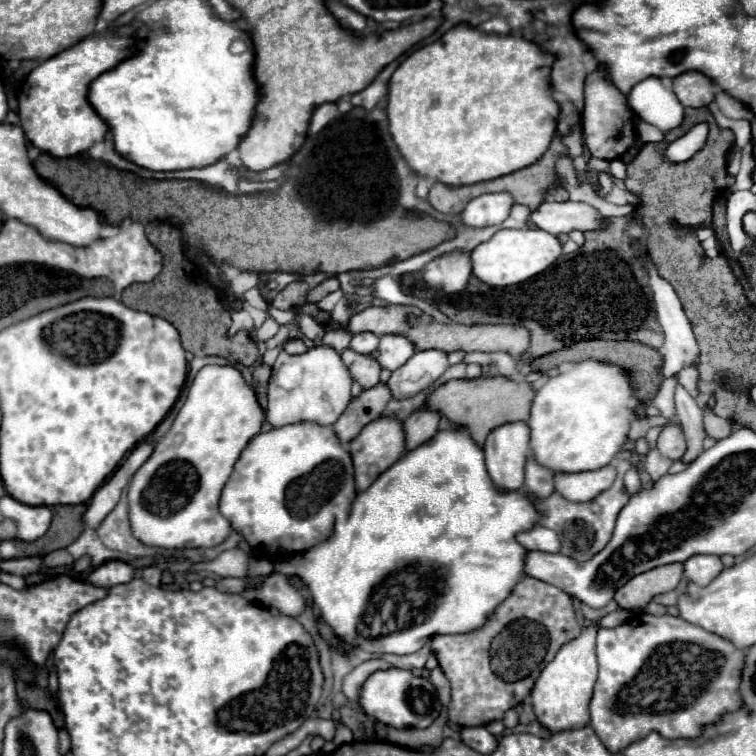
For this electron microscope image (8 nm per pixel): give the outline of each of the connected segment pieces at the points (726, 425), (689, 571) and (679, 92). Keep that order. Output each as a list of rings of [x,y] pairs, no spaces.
[[[705,406],[703,408],[703,430],[709,438],[713,438],[717,442],[731,434],[731,422],[725,418],[719,418],[709,406]]]
[[[693,556],[685,562],[685,578],[699,586],[707,586],[721,570],[723,562],[719,556]]]
[[[685,72],[673,78],[673,92],[685,108],[701,108],[713,102],[713,84],[699,72]]]

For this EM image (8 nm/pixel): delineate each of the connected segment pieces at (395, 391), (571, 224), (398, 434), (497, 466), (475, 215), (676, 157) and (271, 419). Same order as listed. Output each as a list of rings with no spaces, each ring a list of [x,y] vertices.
[[[423,350],[413,354],[401,368],[397,368],[389,378],[389,390],[393,398],[411,398],[421,390],[431,388],[431,384],[449,368],[447,354],[441,350]]]
[[[545,200],[531,212],[529,222],[549,234],[569,234],[571,230],[601,228],[605,220],[589,206],[581,202],[553,202]]]
[[[379,418],[379,420],[373,420],[371,424],[367,424],[361,430],[361,434],[349,442],[349,454],[353,460],[353,468],[355,468],[357,492],[367,490],[381,472],[385,472],[393,462],[397,462],[401,458],[403,450],[405,450],[405,438],[403,438],[403,428],[401,428],[399,420]]]
[[[509,422],[495,428],[483,446],[487,472],[499,492],[517,492],[525,484],[525,462],[529,454],[529,428],[525,422]]]
[[[505,192],[483,194],[473,198],[465,206],[459,220],[465,228],[487,228],[493,224],[501,224],[511,212],[511,206],[513,206],[513,200]]]
[[[705,122],[695,124],[685,136],[667,144],[667,148],[663,152],[663,158],[667,162],[673,162],[673,164],[689,160],[693,154],[697,154],[703,148],[703,144],[707,140],[707,134],[709,134],[709,126]]]
[[[313,346],[309,348],[309,352],[299,356],[289,356],[285,350],[281,350],[269,378],[267,422],[275,428],[301,424],[305,420],[331,426],[343,414],[351,400],[351,384],[353,380],[349,376],[349,370],[333,348]]]

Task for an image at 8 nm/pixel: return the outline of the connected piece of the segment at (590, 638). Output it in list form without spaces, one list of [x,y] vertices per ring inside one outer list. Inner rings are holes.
[[[615,610],[601,619],[599,624],[585,626],[581,634],[567,644],[559,648],[555,658],[543,668],[539,674],[531,700],[533,700],[533,710],[537,720],[549,728],[551,732],[561,732],[569,728],[581,728],[589,722],[589,700],[593,694],[593,686],[597,680],[597,656],[595,656],[595,634],[599,628],[614,628],[627,622],[631,616],[629,610]]]

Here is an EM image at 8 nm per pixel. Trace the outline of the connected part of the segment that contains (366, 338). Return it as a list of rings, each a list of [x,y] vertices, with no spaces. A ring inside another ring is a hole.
[[[363,332],[363,334],[353,336],[353,340],[349,344],[349,348],[359,354],[371,354],[377,346],[379,346],[379,336],[375,336],[371,332]]]

